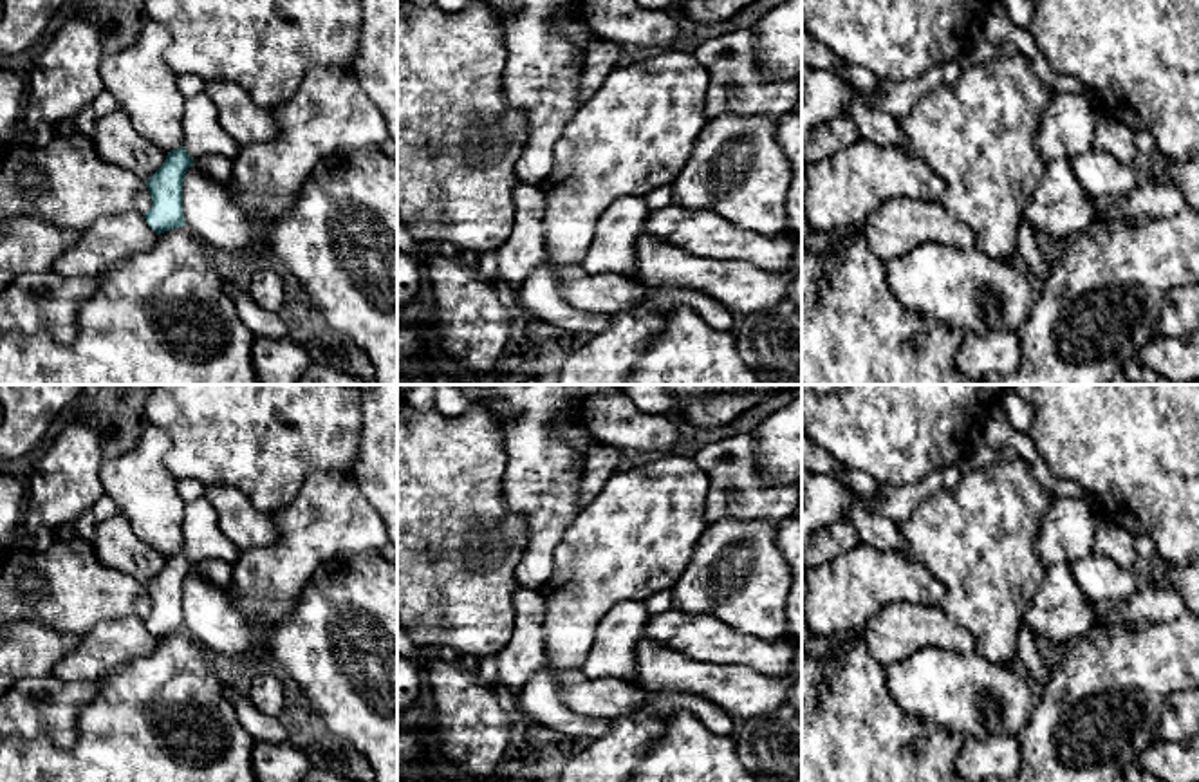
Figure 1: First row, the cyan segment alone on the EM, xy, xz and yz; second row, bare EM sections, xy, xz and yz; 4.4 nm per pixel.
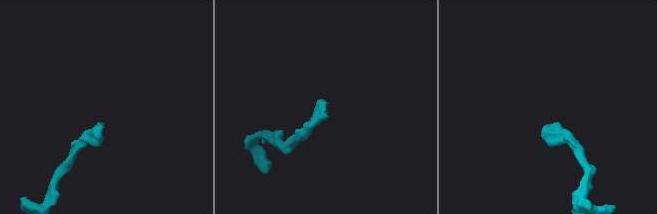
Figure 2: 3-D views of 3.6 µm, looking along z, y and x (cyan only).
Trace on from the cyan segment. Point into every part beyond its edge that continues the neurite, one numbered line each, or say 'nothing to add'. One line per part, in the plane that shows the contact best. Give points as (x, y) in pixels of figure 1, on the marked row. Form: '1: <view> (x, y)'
1: xy (203, 134)

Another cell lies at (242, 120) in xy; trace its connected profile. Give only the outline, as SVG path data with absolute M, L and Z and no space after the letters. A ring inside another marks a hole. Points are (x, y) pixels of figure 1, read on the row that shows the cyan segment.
M228 81L204 85L218 112L218 123L238 146L267 143L278 137L280 126L269 108L258 107L247 92Z

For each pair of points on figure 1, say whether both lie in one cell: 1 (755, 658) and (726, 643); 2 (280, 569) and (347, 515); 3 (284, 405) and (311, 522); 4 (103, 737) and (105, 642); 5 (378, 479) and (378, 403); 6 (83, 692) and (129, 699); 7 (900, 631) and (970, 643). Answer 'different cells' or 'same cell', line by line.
1: same cell
2: same cell
3: different cells
4: different cells
5: same cell
6: different cells
7: same cell

